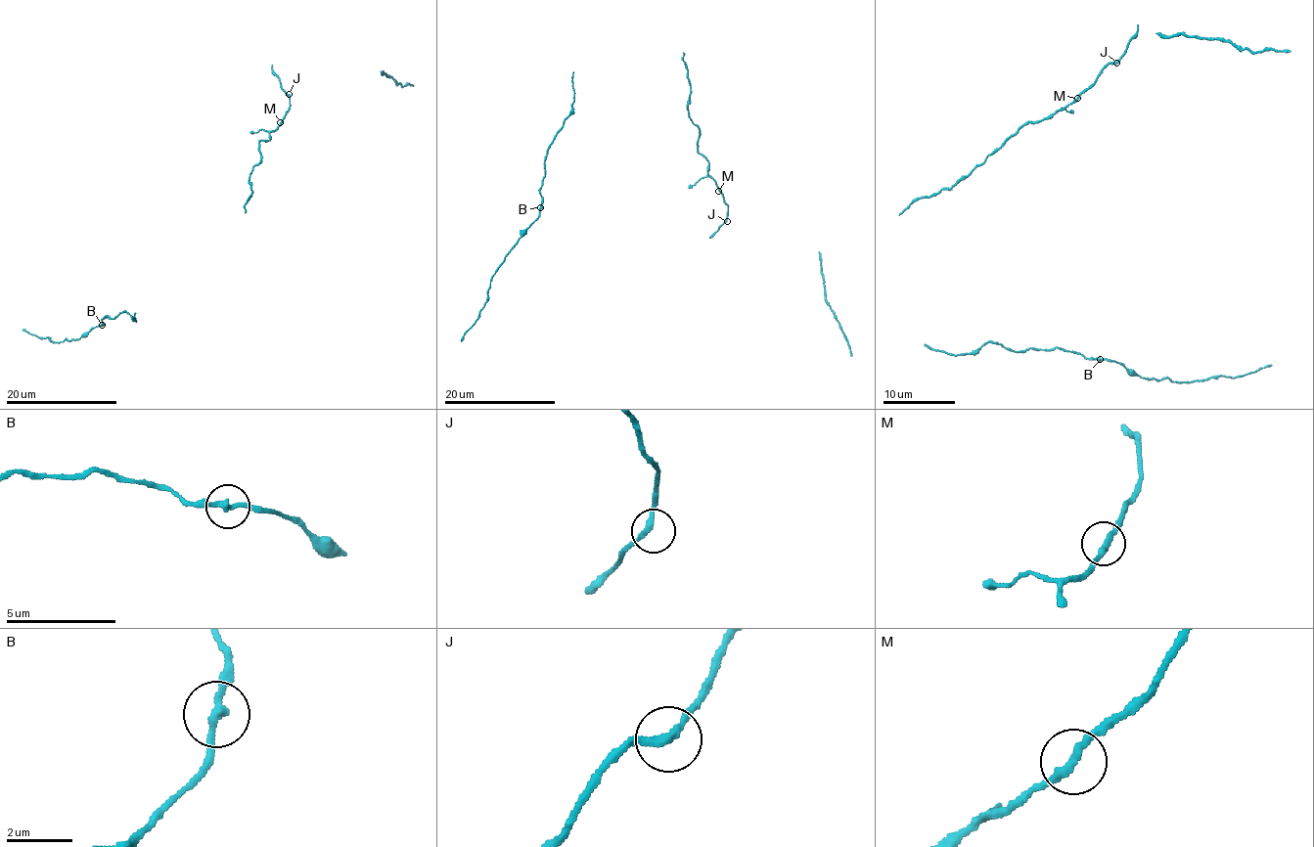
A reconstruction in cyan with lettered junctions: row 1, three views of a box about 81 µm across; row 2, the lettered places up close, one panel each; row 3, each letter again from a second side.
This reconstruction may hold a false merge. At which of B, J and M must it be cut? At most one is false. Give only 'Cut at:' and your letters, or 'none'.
Cut at: none

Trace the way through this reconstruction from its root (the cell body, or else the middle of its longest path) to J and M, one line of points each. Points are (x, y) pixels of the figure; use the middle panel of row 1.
J: (682, 53), (690, 82), (688, 115), (700, 131), (698, 151), (707, 161), (707, 174), (727, 204), (727, 221)
M: (682, 53), (690, 82), (688, 115), (700, 131), (698, 151), (706, 158), (707, 174), (718, 191)

